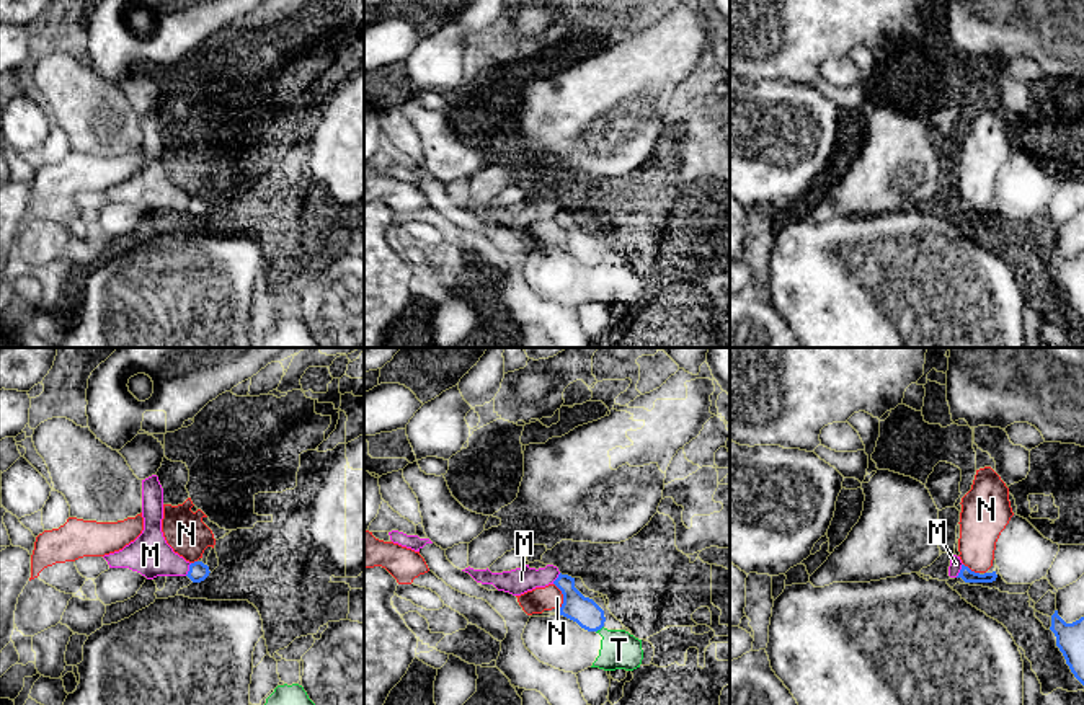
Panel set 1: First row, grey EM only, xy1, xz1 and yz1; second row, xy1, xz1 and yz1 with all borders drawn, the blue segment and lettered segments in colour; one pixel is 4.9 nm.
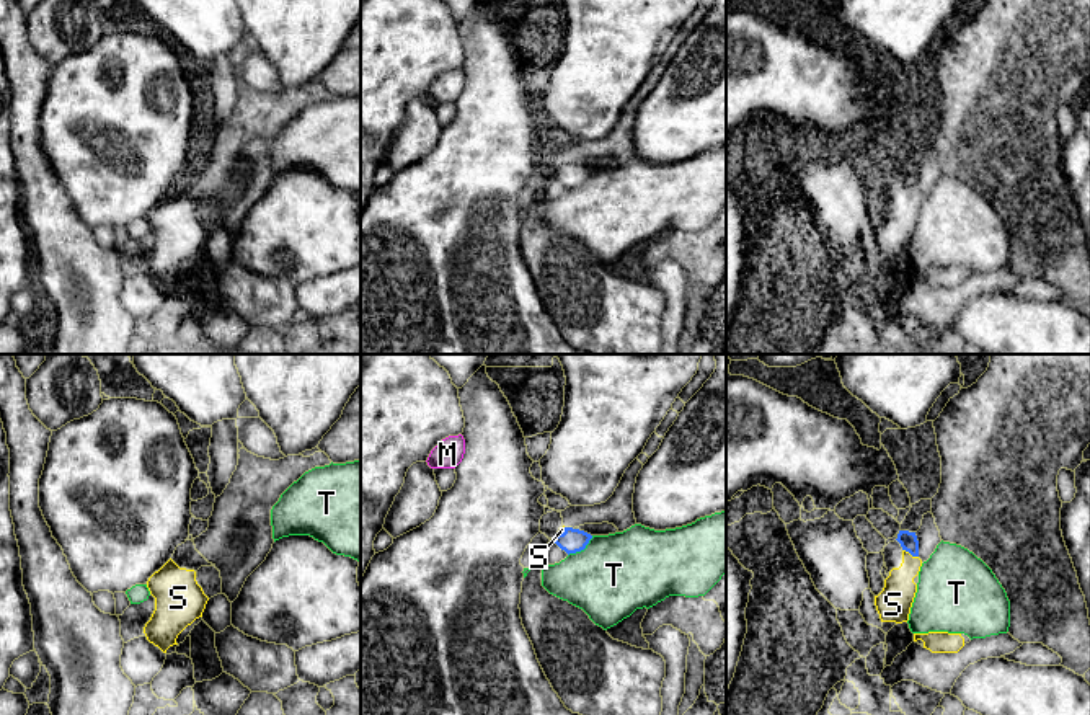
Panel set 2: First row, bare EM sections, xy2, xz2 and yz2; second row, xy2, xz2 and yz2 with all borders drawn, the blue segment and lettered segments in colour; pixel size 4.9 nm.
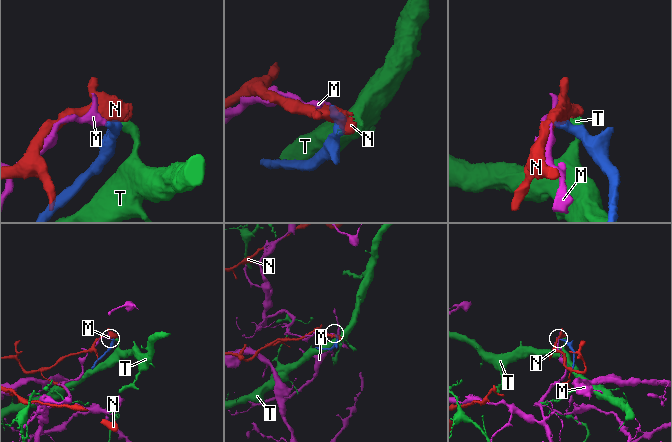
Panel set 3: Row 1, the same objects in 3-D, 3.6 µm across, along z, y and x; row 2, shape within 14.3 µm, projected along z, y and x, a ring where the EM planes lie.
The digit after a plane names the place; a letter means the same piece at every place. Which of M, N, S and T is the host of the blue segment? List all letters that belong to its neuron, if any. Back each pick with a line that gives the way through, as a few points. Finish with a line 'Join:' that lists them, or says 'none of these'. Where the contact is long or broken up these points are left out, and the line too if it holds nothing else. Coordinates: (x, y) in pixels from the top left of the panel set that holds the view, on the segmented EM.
S: runs through yz2 (908, 541), (911, 554), (895, 601)
Join: S

